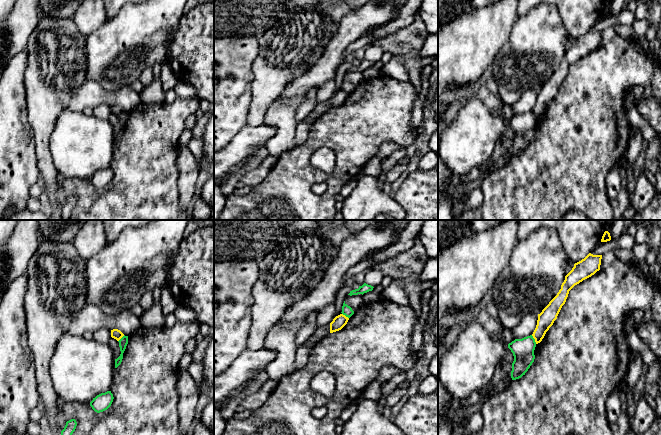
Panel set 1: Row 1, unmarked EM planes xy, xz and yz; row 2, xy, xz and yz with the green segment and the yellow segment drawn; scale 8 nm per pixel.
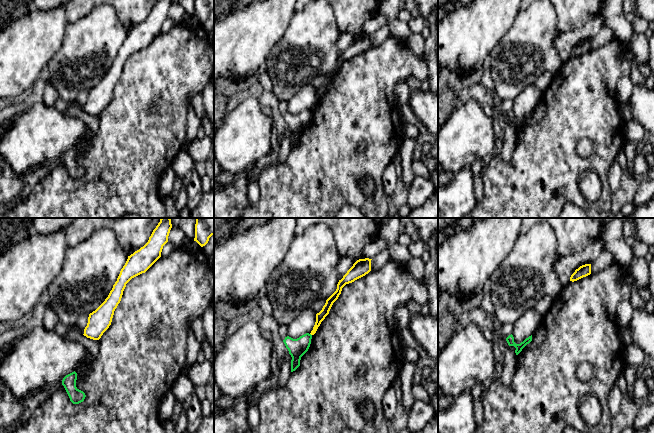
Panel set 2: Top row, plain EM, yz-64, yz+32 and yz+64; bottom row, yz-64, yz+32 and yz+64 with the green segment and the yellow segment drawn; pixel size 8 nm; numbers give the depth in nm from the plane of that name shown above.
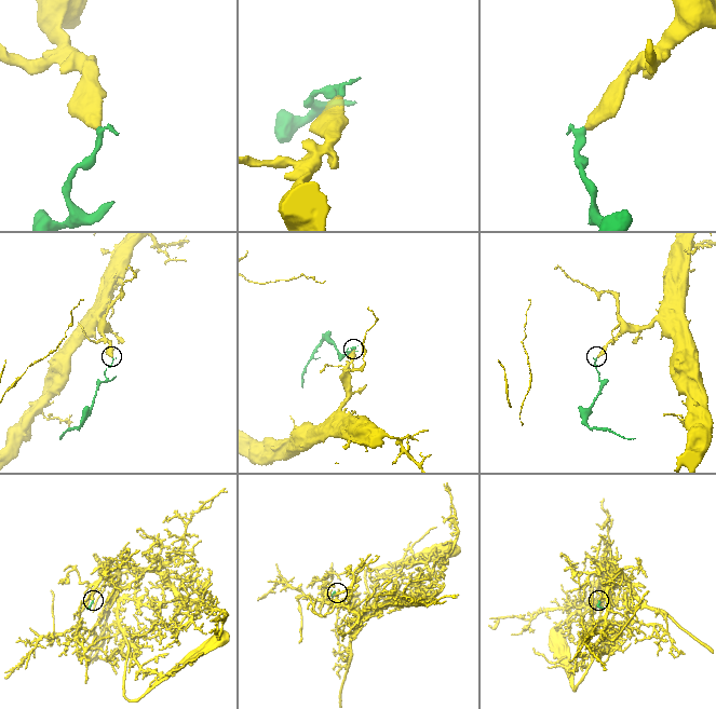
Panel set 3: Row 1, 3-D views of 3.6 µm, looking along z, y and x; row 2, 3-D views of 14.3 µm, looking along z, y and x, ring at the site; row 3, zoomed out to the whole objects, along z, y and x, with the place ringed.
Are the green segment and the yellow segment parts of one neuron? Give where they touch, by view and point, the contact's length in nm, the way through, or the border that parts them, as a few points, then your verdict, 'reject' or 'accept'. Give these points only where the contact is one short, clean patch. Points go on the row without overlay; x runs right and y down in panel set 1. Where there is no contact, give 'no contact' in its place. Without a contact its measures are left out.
contact yz (534, 115); length 80 nm; border yz (531, 111), (536, 119); reject

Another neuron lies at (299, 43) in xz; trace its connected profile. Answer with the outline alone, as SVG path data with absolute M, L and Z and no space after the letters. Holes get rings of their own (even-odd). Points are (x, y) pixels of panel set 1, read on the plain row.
M305 4L292 8L294 16L288 22L280 22L259 39L260 52L253 63L254 79L251 83L252 99L247 116L247 125L264 124L269 107L278 100L288 82L302 76L323 54L336 23L329 16L324 4Z

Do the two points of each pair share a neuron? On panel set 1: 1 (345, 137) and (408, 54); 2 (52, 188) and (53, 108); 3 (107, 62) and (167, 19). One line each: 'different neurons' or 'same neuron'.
1: different neurons
2: same neuron
3: same neuron

